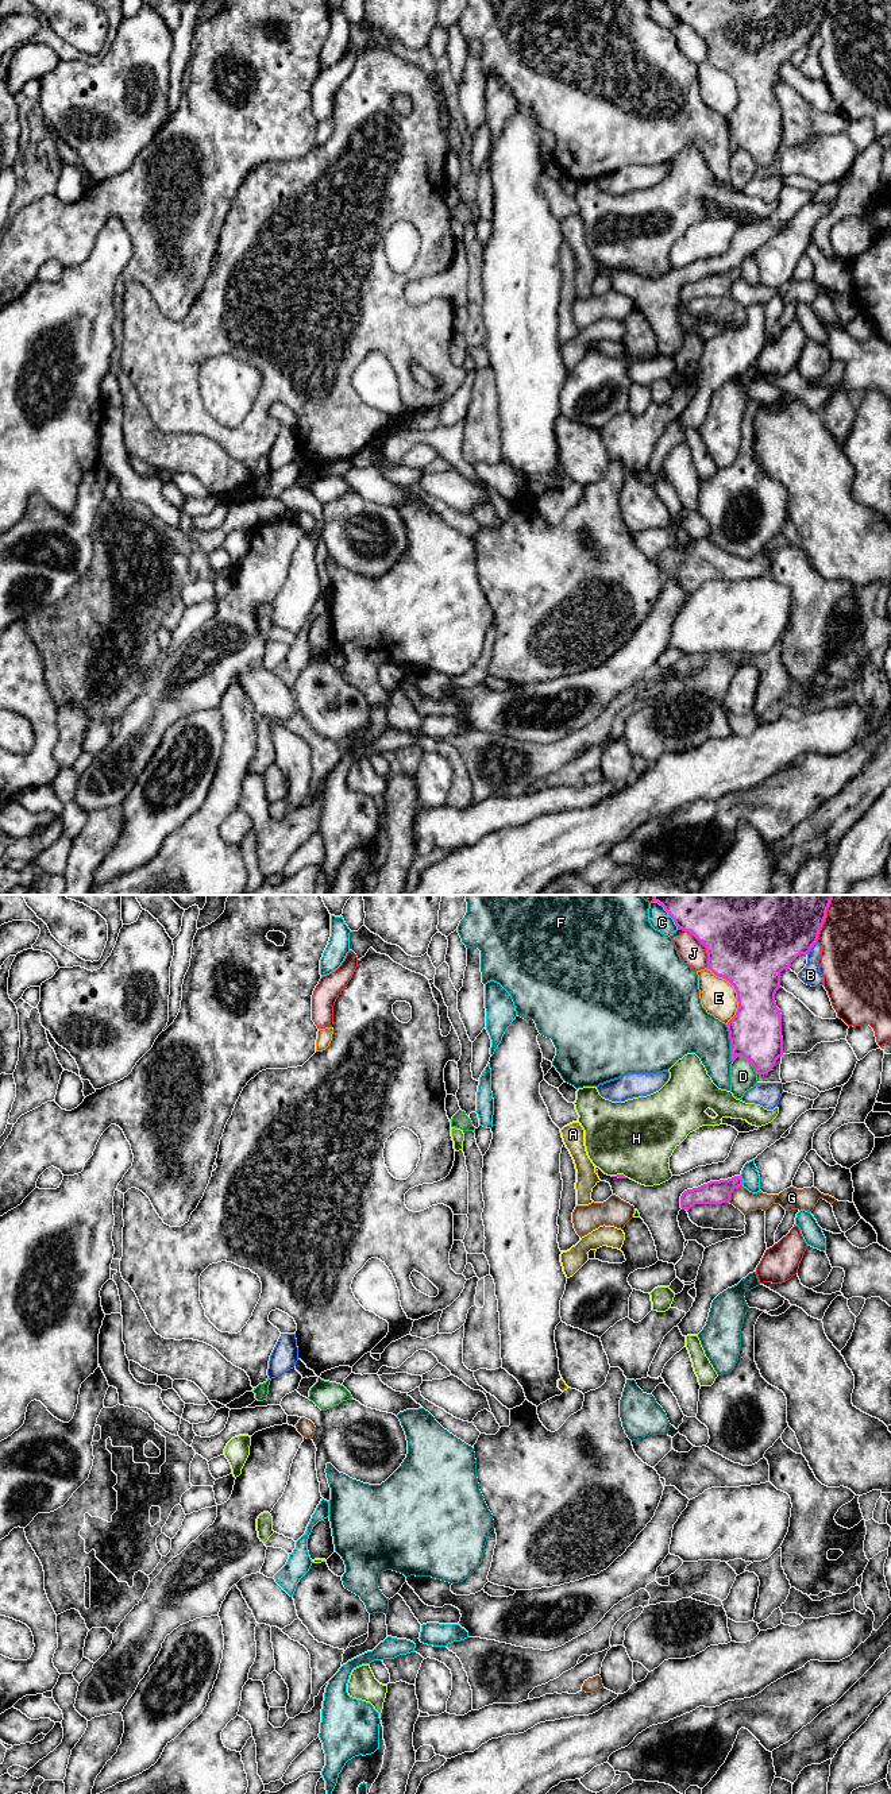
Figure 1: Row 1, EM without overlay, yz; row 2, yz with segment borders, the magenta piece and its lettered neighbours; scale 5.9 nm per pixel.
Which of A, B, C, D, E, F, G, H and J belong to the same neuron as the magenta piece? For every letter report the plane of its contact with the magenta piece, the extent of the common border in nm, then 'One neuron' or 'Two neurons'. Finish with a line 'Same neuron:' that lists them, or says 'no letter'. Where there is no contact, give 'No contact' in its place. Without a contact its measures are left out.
A: Touches magenta in yz. Shared border 40 nm. One neuron
B: Touches magenta in yz. Shared border 100 nm. Two neurons
C: Touches magenta in yz. Shared border 70 nm. Two neurons
D: Touches magenta in yz. Shared border 180 nm. Two neurons
E: Touches magenta in yz. Shared border 360 nm. Two neurons
F: Touches magenta in yz. Shared border 220 nm. Two neurons
G: Touches magenta in yz. Shared border 130 nm. Two neurons
H: Touches magenta in yz. Shared border 110 nm. Two neurons
J: Touches magenta in yz. Shared border 300 nm. Two neurons
Same neuron: A

